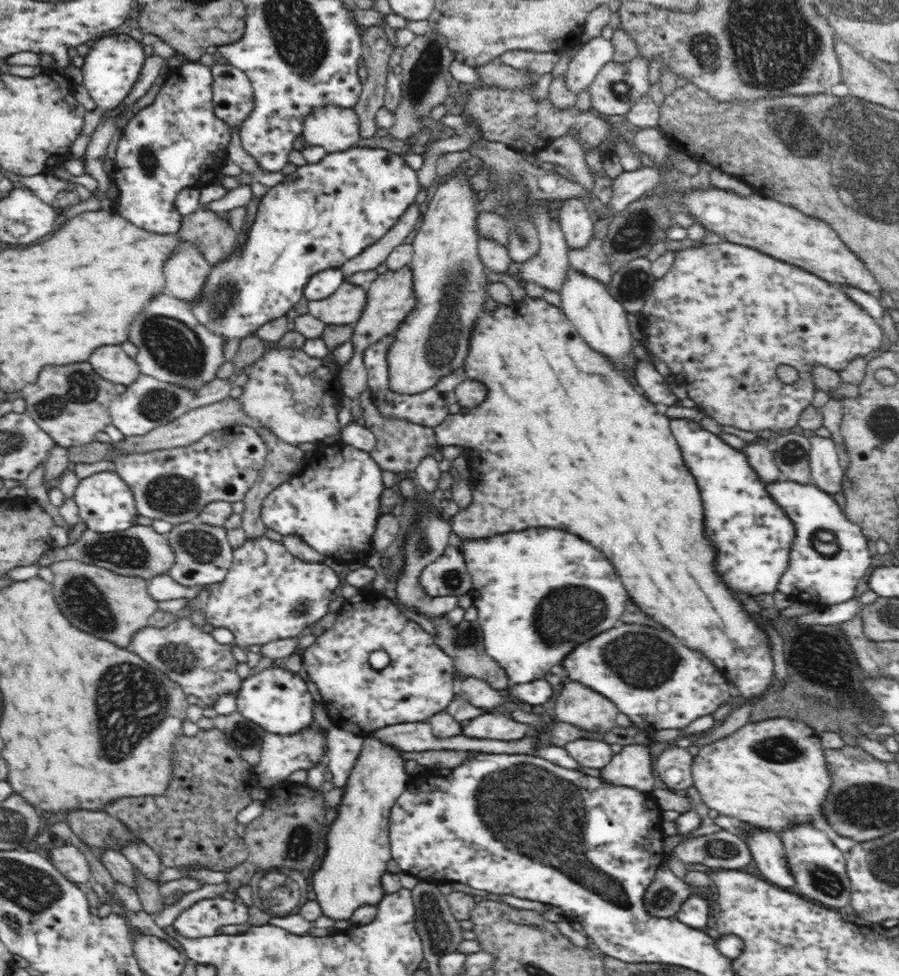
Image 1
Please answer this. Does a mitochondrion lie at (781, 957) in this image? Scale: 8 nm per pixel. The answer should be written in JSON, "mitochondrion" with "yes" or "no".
{"mitochondrion":"no"}

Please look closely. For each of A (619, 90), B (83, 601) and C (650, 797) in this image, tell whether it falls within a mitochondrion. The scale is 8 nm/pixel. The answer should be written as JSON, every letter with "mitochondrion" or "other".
{"A":"mitochondrion","B":"mitochondrion","C":"other"}

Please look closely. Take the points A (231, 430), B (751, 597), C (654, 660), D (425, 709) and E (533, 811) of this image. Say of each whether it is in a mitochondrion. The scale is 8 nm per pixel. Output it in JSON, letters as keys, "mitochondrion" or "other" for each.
{"A":"other","B":"other","C":"mitochondrion","D":"other","E":"mitochondrion"}

